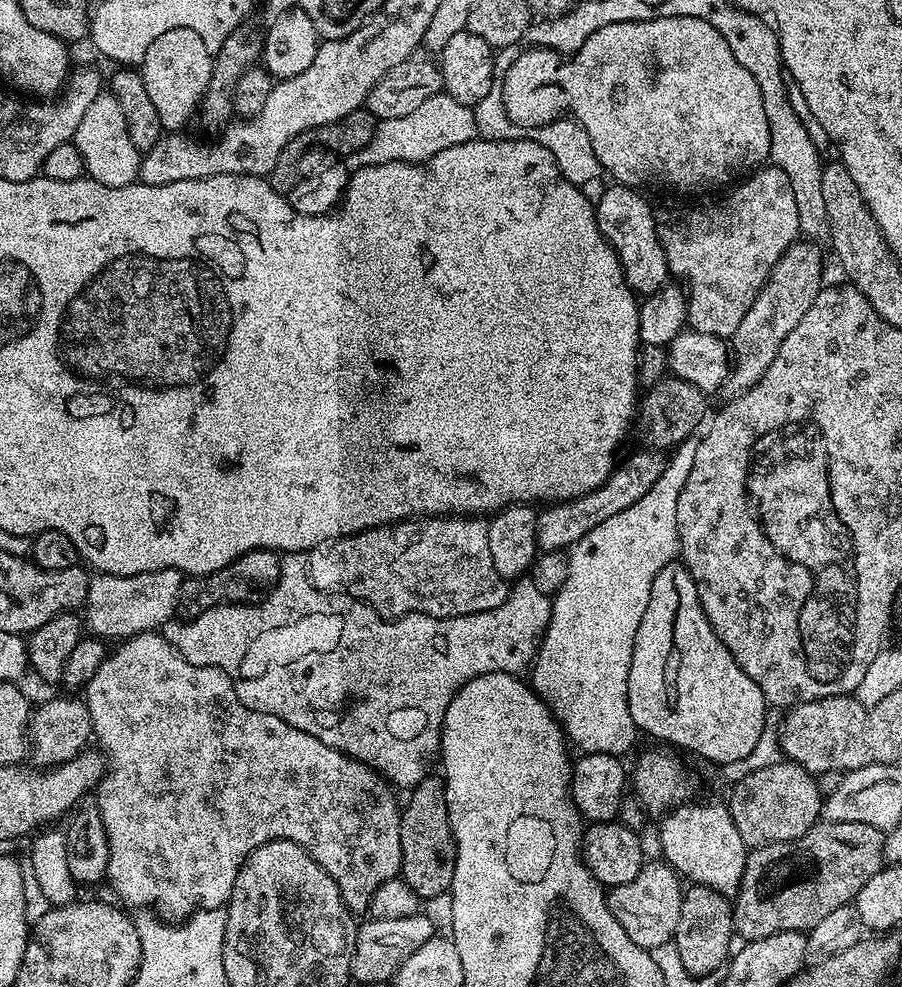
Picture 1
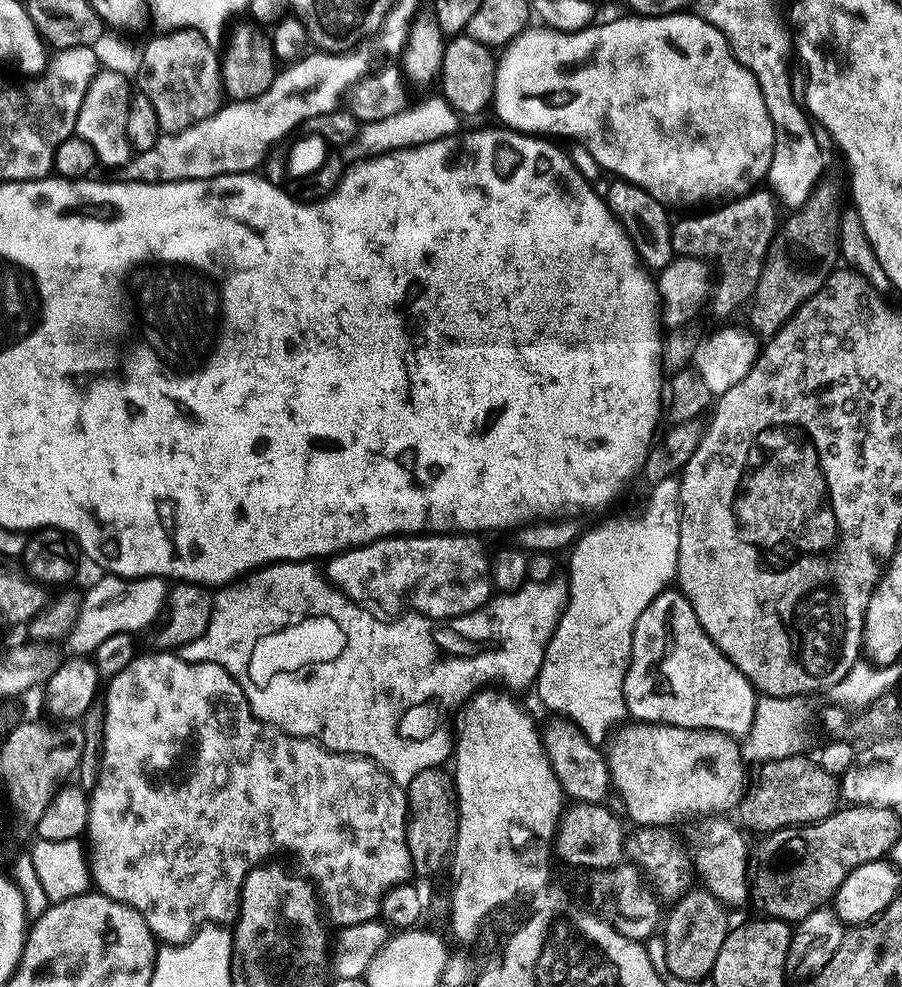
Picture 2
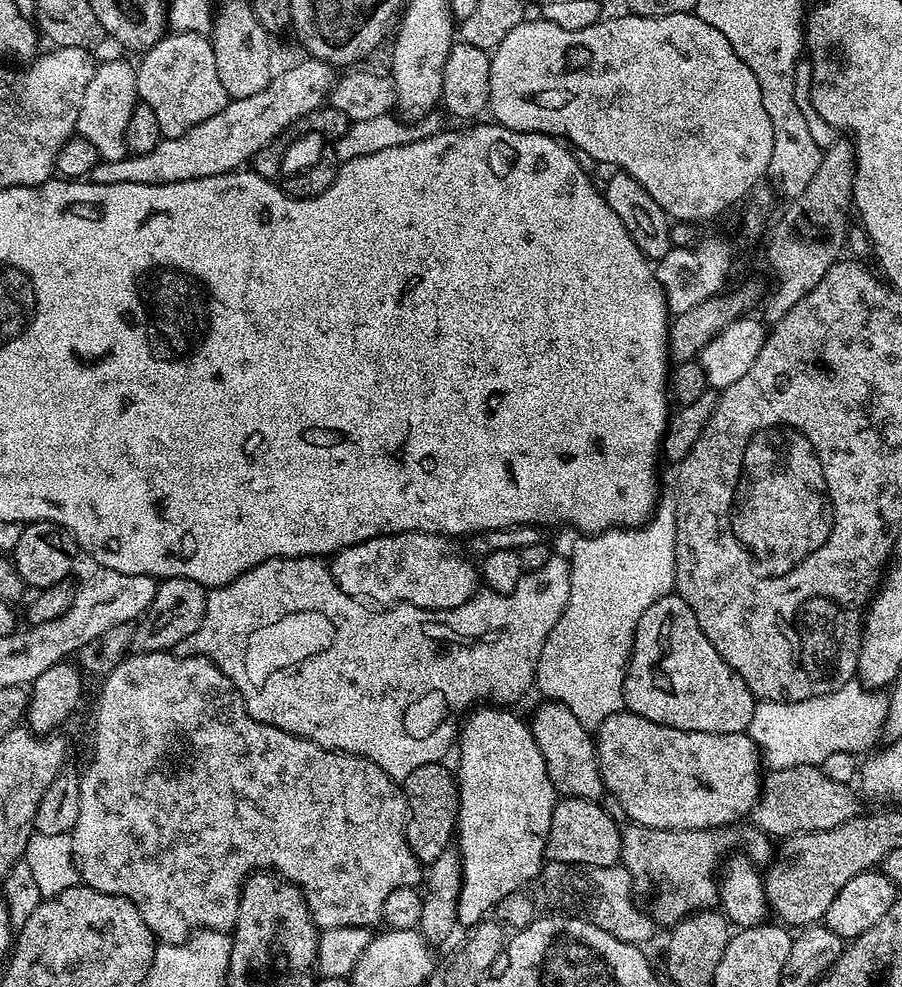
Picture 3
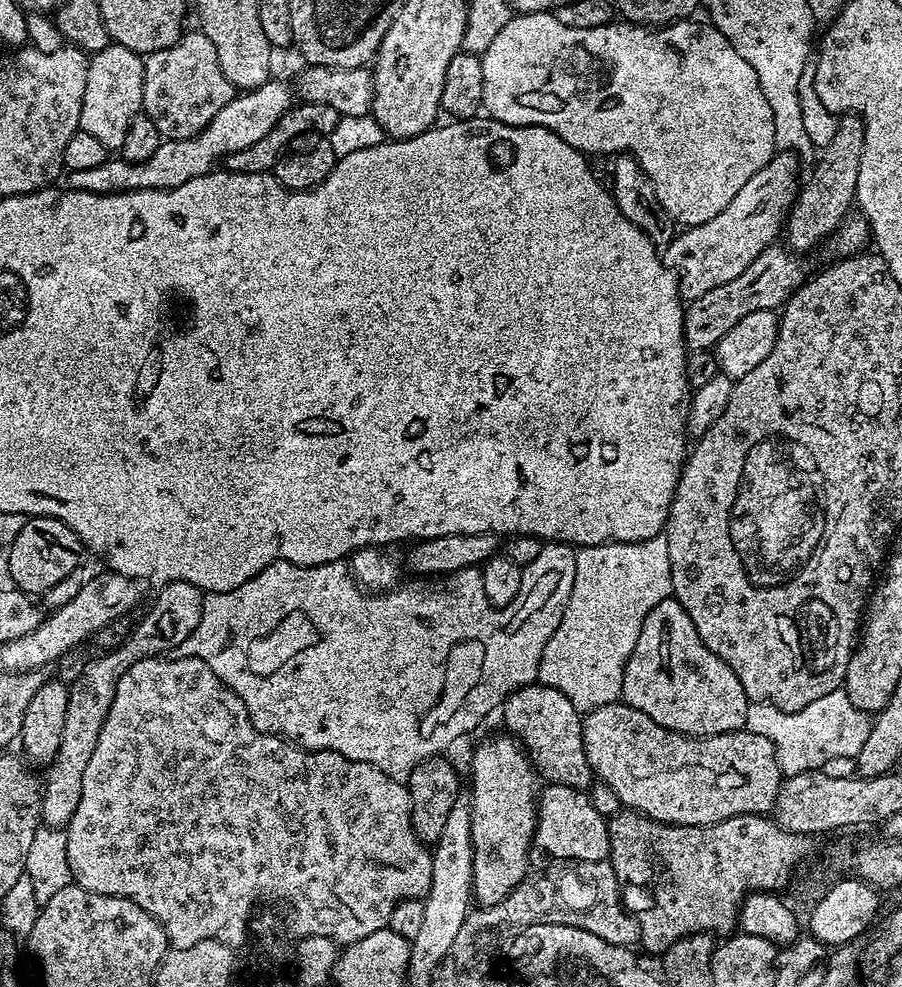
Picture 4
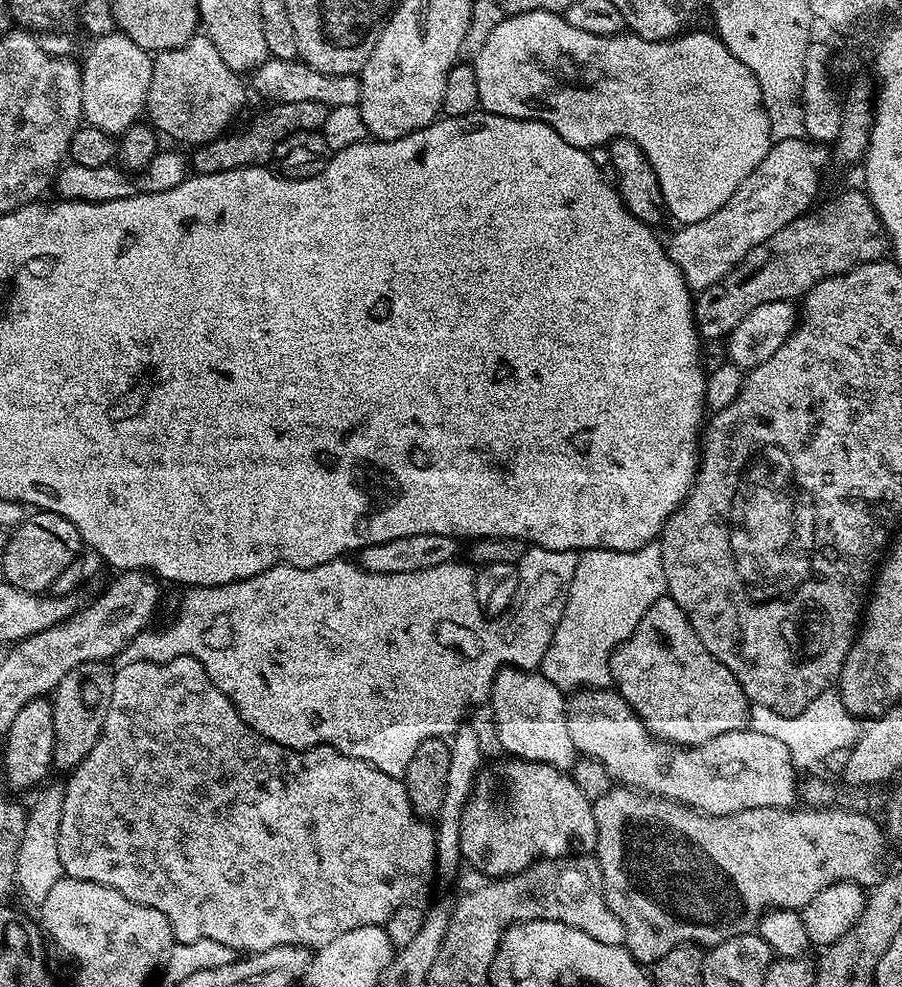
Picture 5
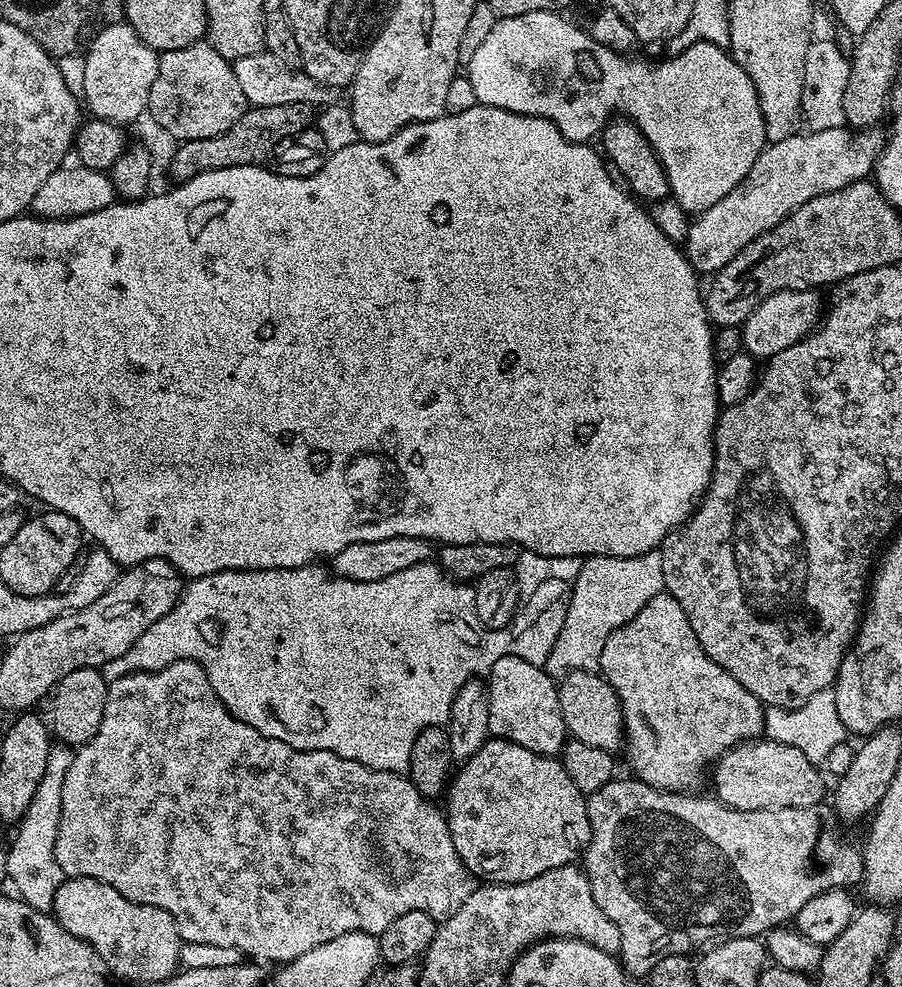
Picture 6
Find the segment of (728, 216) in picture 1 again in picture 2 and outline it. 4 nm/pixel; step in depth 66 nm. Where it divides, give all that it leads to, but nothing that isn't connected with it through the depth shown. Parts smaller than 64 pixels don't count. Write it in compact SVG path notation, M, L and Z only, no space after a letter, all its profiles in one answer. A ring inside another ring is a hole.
M749 190L742 196L729 199L711 210L704 210L701 216L696 214L684 214L680 221L672 224L672 251L681 256L694 256L717 260L720 263L720 281L715 281L714 296L716 292L716 308L720 312L728 312L736 308L740 303L747 301L753 295L756 281L760 278L760 271L764 269L764 257L768 254L768 247L775 238L778 225L781 223L781 209L778 207L778 200L771 191L756 192L760 190Z

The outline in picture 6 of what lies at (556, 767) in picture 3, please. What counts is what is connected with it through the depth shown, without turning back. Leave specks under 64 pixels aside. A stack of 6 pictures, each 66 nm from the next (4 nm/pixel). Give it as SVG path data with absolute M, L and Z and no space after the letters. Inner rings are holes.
M503 656L498 658L498 662L494 662L492 669L487 672L486 687L490 710L488 730L493 737L509 740L518 746L526 746L526 750L534 750L543 756L555 757L563 749L566 743L566 729L562 718L562 706L558 702L558 684L541 665L526 662L526 658Z

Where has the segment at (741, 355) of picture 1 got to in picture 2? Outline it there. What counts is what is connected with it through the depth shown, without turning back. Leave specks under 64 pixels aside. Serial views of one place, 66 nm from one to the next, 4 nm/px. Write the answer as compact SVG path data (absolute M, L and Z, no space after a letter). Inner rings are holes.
M821 182L812 192L806 207L793 211L789 215L792 217L783 221L768 247L764 269L760 271L750 300L752 309L748 312L747 323L757 337L771 338L827 282L828 275L838 264L841 211L839 190L832 184Z

